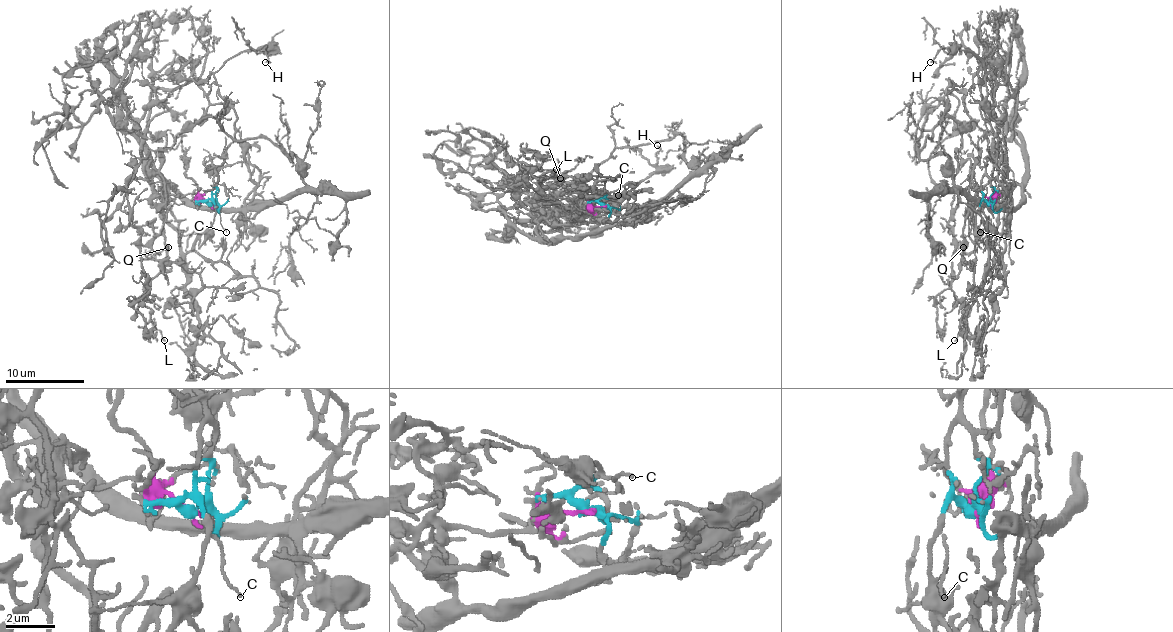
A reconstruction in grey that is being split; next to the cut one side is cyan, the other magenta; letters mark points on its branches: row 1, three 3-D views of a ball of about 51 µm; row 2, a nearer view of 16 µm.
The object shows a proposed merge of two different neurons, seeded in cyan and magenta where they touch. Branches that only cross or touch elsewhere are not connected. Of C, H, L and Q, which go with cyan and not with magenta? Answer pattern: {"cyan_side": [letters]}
{"cyan_side": ["C", "H"]}

